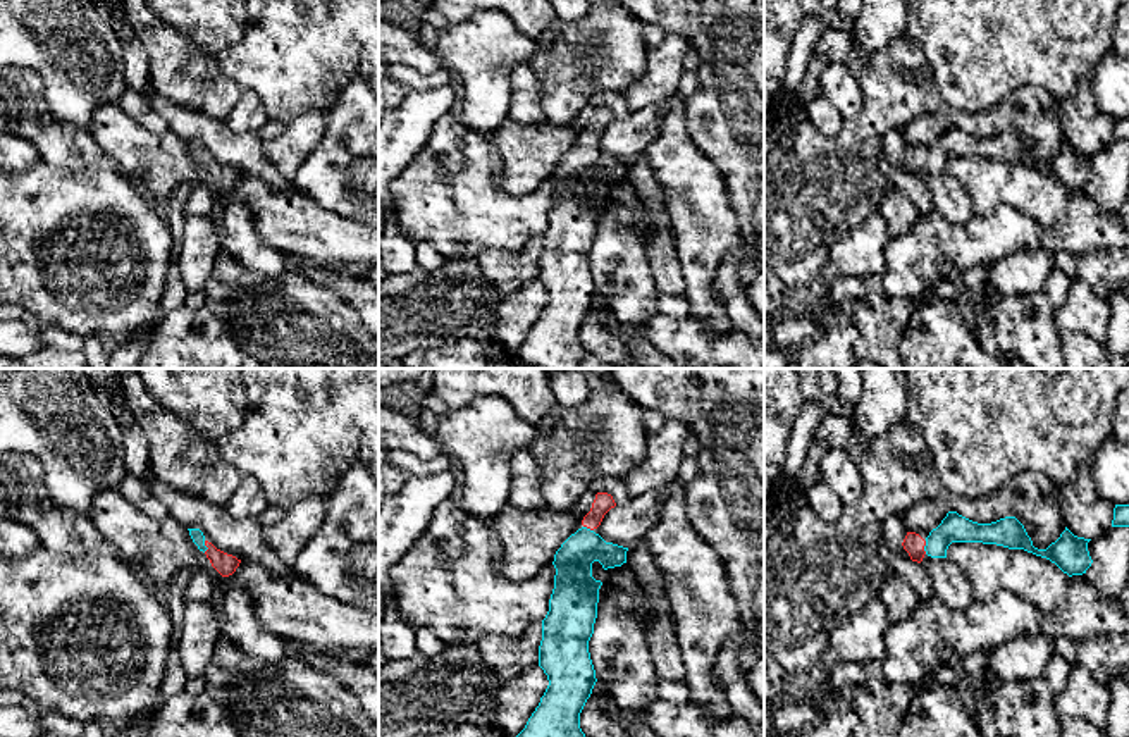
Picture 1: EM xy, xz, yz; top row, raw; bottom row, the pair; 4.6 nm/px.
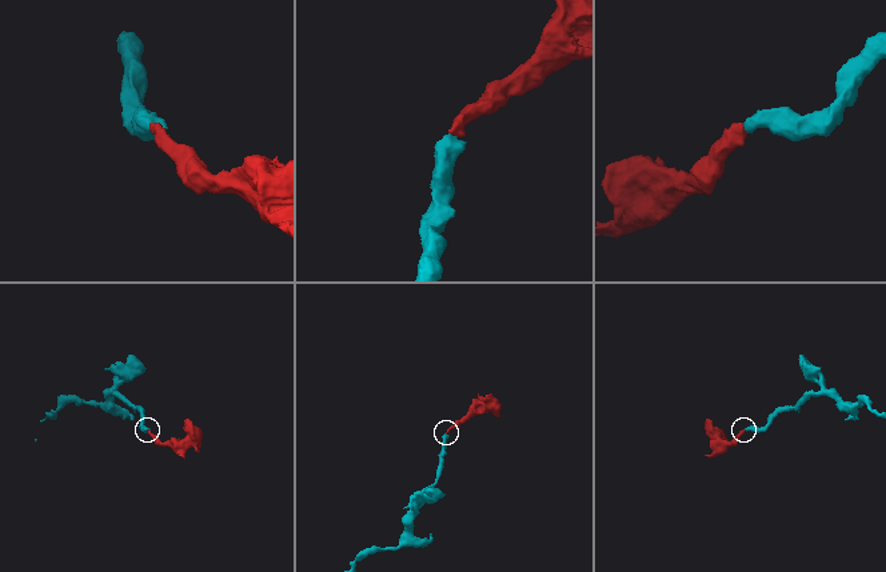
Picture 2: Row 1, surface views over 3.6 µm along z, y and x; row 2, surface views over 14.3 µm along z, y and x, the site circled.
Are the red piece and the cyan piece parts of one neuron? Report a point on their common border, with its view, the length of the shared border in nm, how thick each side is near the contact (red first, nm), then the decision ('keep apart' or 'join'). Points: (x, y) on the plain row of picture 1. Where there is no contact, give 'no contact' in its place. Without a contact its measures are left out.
meets red in yz at (923, 162); contact 60 nm long; 100 nm thick on the red side, 140 nm on the other; join

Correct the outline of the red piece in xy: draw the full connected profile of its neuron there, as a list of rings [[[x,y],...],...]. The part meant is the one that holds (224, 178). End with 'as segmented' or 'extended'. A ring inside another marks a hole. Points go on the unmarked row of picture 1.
[[[188,143],[193,157],[198,160],[200,165],[207,169],[212,181],[222,189],[229,191],[236,186],[241,174],[232,169],[227,169],[217,164],[212,157],[208,157],[200,143]]] | extended

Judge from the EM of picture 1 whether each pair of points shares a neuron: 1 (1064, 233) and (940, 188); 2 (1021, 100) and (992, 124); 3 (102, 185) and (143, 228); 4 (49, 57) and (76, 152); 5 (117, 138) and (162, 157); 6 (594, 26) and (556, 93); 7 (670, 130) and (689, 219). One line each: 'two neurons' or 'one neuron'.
1: two neurons
2: one neuron
3: one neuron
4: two neurons
5: one neuron
6: one neuron
7: one neuron

